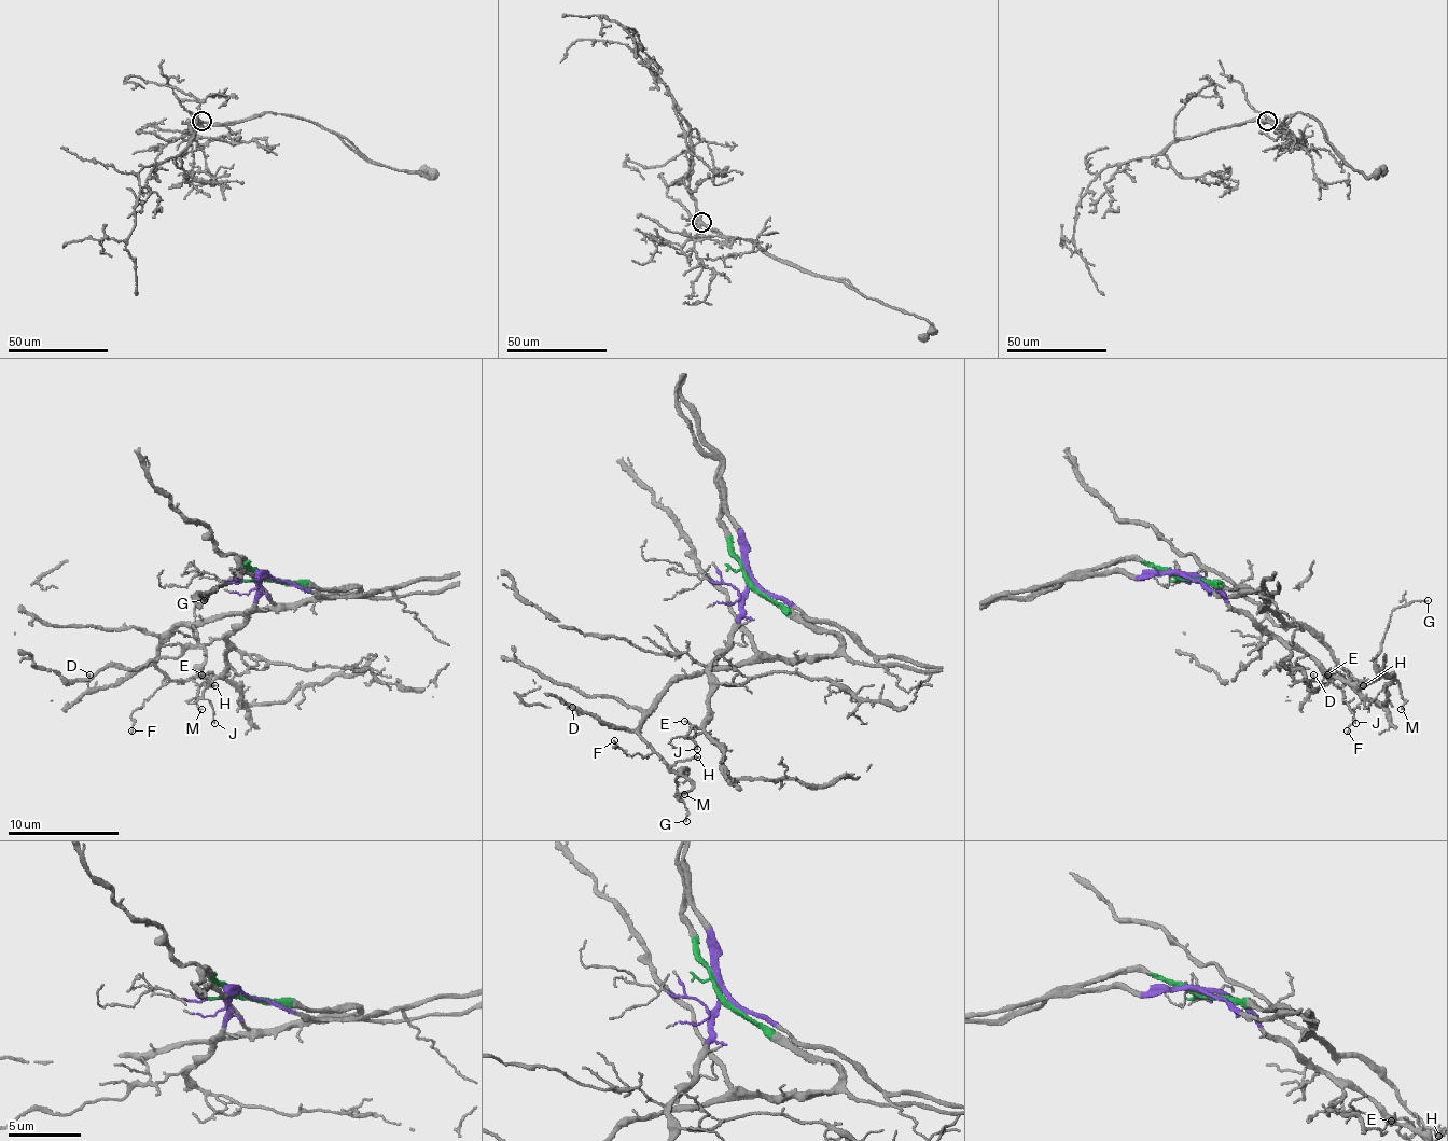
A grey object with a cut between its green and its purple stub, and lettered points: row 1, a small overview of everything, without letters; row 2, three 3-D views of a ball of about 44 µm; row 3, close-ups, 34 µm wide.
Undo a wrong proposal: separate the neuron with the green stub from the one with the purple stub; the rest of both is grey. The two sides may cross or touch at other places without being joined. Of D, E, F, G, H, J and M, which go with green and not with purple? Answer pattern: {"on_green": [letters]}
{"on_green": ["D", "F", "G", "H", "M"]}

